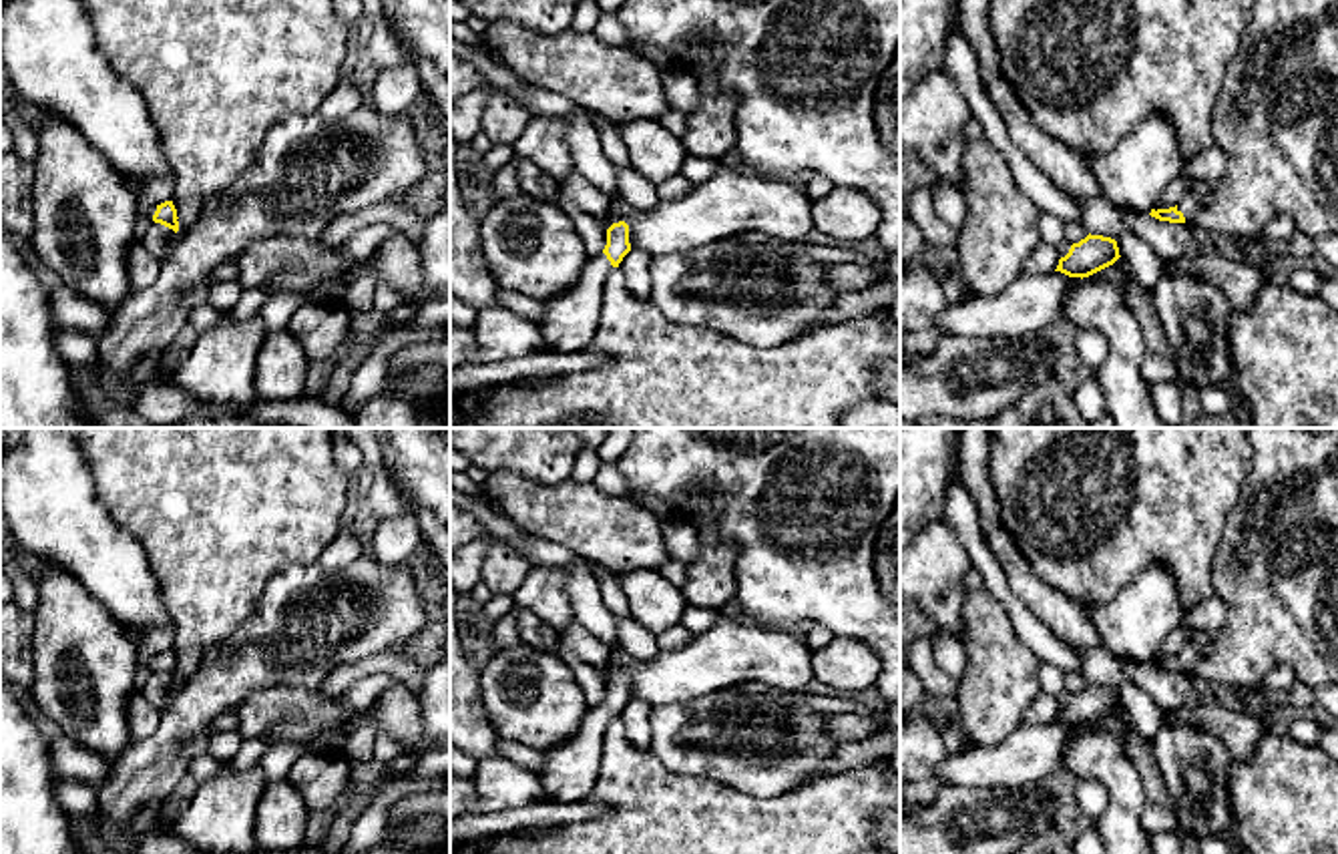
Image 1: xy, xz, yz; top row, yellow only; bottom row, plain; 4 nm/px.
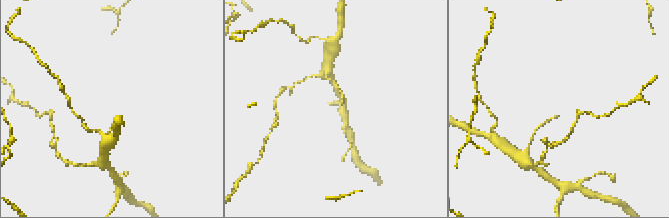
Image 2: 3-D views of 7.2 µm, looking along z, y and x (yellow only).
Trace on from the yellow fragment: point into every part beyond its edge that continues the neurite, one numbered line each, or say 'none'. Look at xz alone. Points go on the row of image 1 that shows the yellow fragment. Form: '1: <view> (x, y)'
1: xz (571, 318)

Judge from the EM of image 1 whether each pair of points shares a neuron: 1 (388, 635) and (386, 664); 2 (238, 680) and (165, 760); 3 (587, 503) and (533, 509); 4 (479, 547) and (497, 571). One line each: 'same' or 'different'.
1: different
2: same
3: same
4: different

